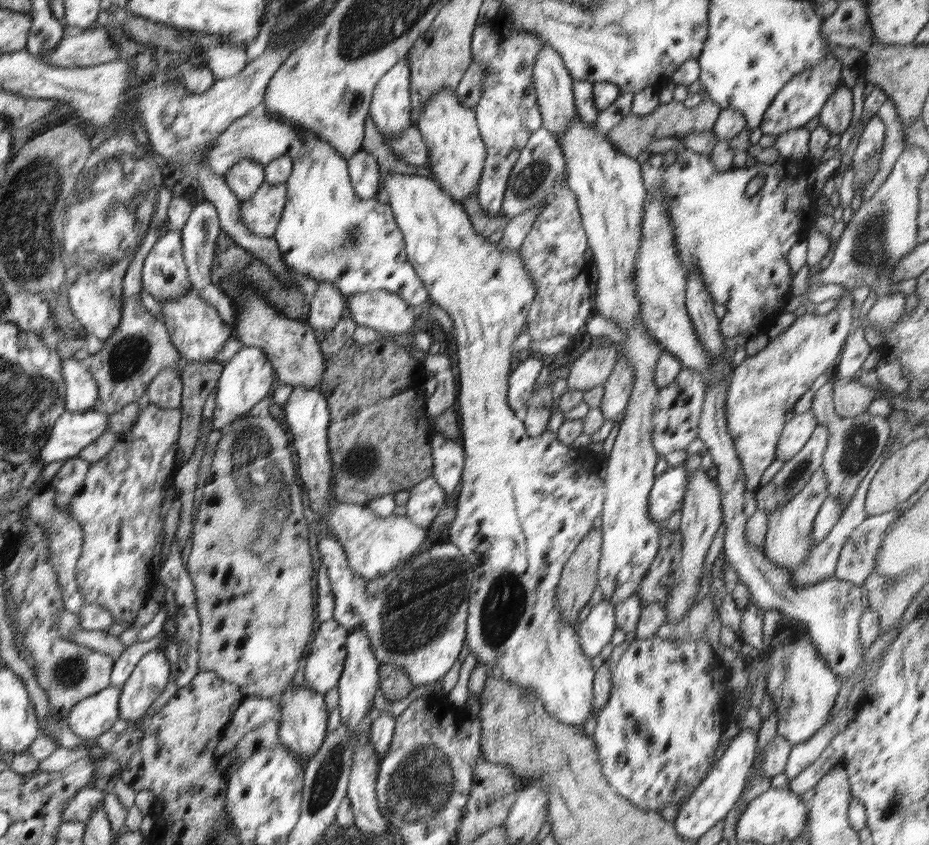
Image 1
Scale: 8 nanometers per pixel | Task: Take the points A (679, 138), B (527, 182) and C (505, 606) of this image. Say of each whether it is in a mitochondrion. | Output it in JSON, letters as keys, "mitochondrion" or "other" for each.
{"A":"other","B":"mitochondrion","C":"mitochondrion"}

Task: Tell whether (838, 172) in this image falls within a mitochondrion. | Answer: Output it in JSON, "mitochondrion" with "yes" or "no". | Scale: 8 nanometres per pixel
{"mitochondrion":"no"}

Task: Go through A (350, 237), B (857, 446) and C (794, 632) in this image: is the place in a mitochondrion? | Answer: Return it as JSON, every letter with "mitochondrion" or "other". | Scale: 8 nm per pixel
{"A":"mitochondrion","B":"mitochondrion","C":"other"}

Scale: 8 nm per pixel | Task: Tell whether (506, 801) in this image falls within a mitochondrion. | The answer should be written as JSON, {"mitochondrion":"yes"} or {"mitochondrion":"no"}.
{"mitochondrion":"no"}

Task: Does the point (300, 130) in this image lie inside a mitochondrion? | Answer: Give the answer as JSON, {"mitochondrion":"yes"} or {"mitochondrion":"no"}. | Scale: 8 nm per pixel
{"mitochondrion":"no"}

